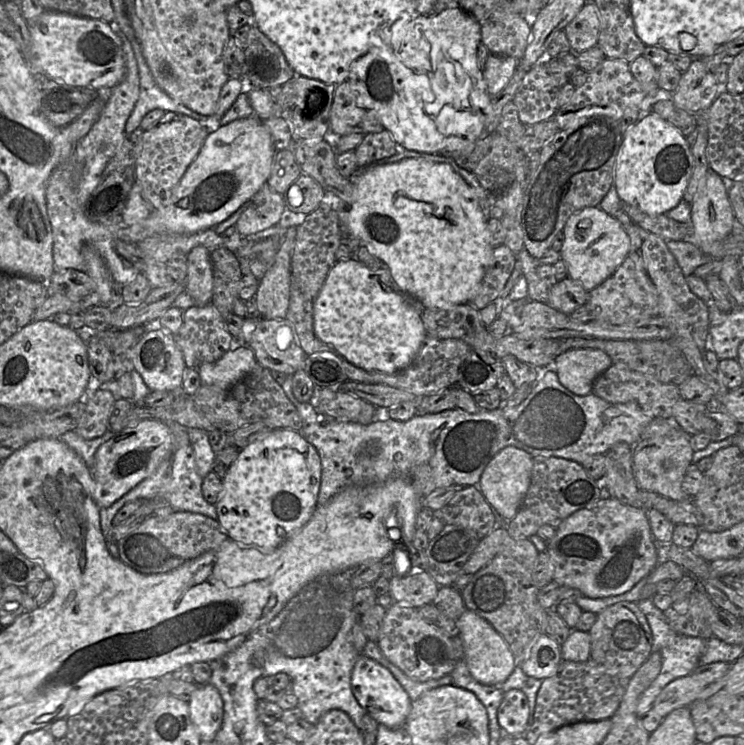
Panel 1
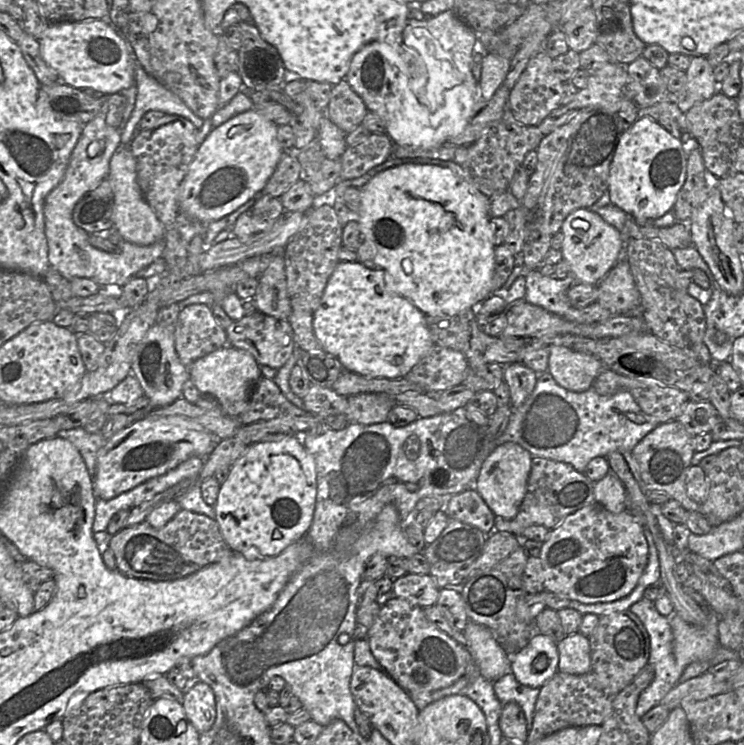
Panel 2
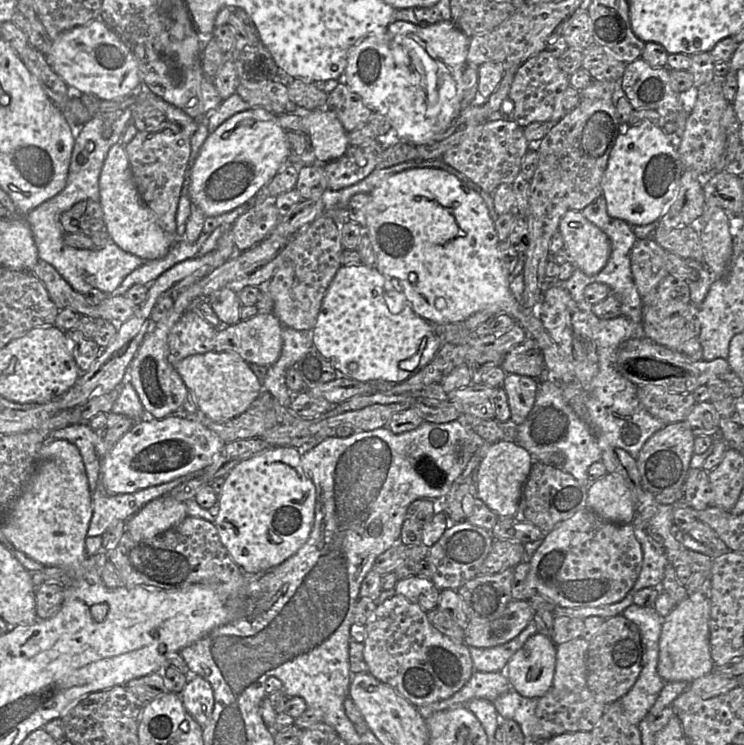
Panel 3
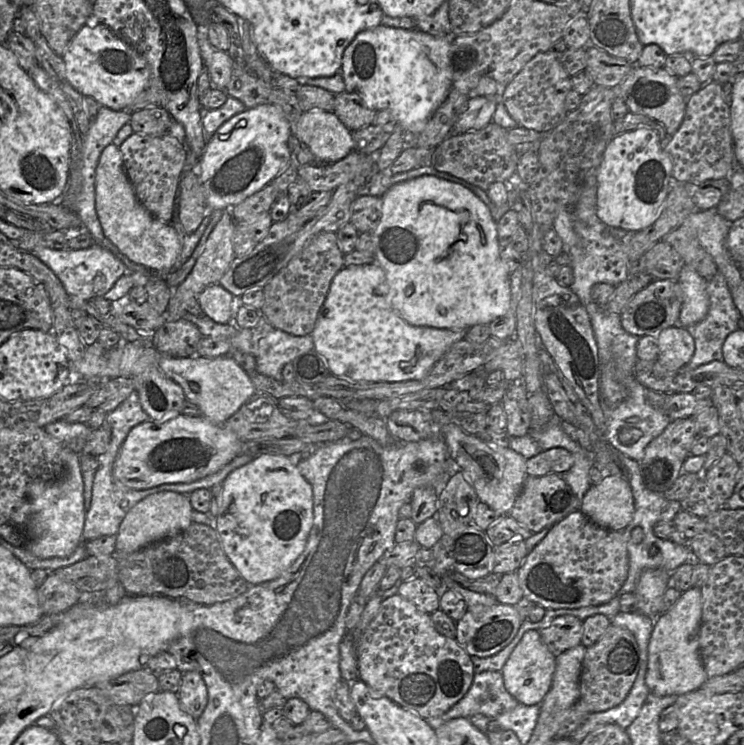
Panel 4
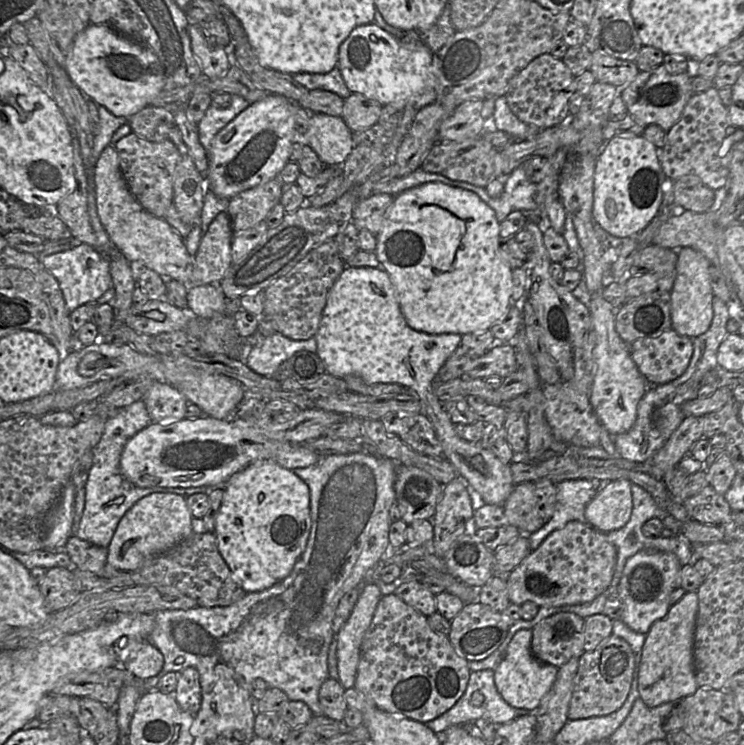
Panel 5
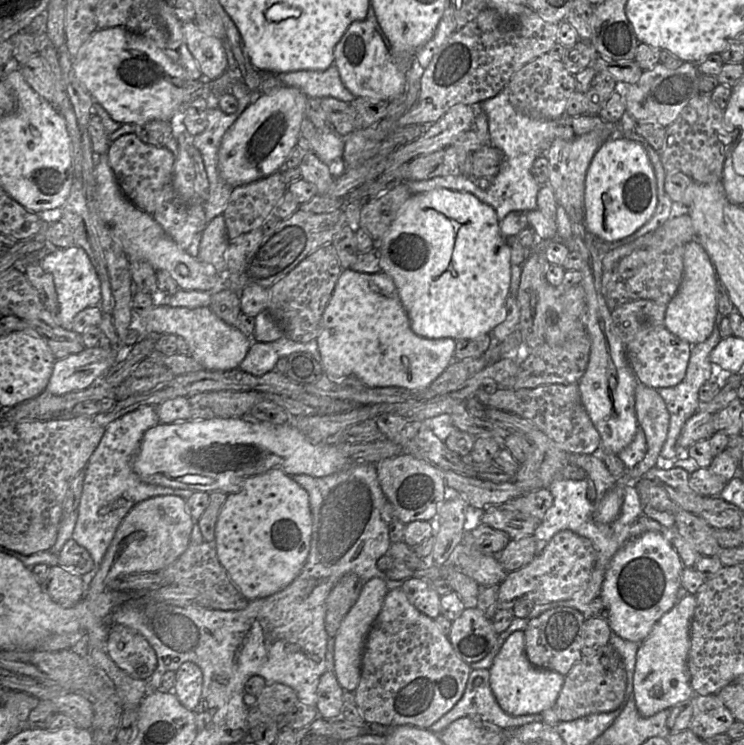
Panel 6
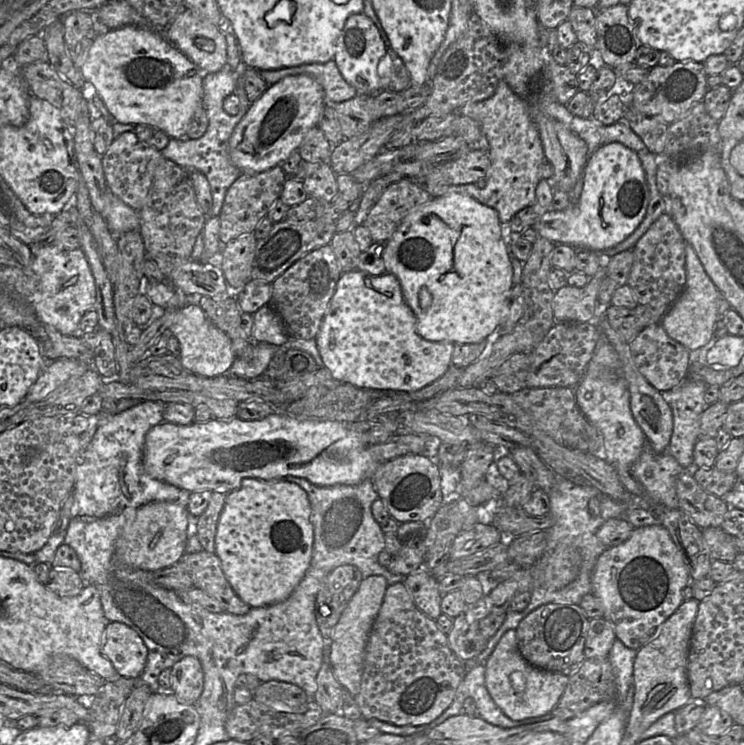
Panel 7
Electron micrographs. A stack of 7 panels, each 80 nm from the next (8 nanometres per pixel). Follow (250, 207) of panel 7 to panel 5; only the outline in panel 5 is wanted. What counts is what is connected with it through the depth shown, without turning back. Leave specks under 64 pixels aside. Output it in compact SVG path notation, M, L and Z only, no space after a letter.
M276 179L240 192L230 199L227 213L235 233L265 221L280 202L285 187Z

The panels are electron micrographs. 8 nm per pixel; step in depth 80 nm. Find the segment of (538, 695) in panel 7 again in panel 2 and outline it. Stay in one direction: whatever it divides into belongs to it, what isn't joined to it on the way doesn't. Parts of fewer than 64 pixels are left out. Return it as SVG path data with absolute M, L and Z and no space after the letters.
M535 634L523 649L510 657L512 672L525 686L541 688L558 671L557 643L543 634Z

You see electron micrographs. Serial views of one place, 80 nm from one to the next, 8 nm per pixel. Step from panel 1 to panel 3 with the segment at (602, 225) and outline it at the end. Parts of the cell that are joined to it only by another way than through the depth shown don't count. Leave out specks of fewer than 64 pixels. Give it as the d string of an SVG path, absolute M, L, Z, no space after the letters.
M568 211L562 217L558 231L570 262L588 276L598 274L611 254L608 236L587 220L581 211Z

